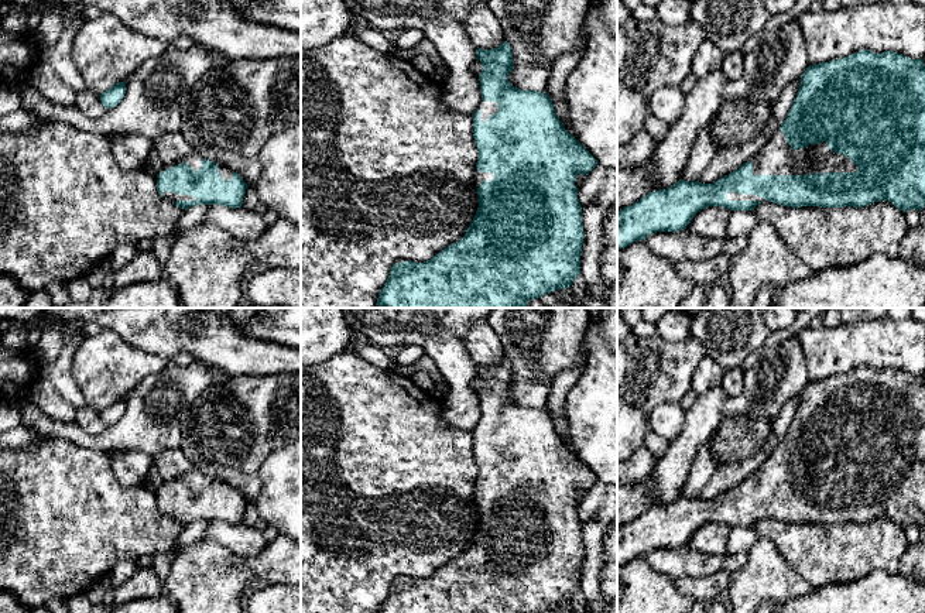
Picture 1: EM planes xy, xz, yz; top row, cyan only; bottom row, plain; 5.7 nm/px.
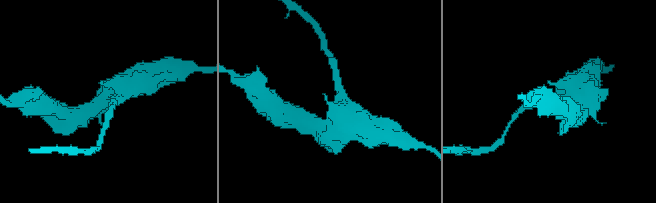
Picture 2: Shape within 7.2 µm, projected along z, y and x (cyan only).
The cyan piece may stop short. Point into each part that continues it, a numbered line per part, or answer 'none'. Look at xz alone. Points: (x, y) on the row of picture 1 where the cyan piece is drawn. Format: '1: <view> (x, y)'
1: xz (486, 109)

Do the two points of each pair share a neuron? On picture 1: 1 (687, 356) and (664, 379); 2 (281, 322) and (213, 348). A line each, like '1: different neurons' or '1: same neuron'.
1: same neuron
2: different neurons

